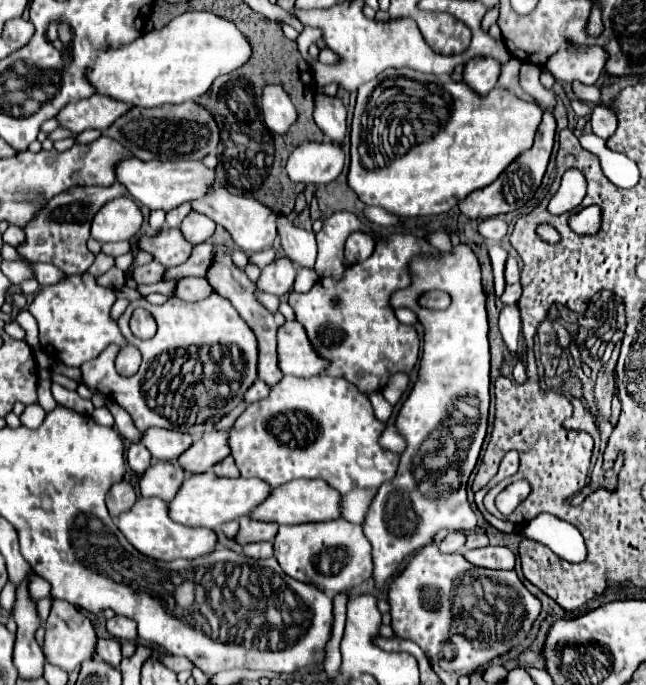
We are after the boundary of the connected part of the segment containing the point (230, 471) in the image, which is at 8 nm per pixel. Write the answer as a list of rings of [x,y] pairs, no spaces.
[[[228,456],[228,458],[222,460],[222,462],[218,462],[212,470],[214,470],[216,476],[226,476],[226,478],[238,478],[238,476],[240,476],[240,472],[238,472],[232,456]]]

